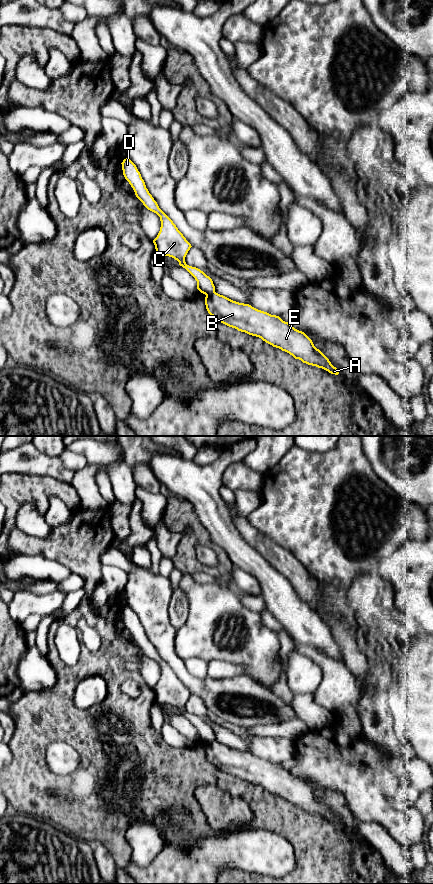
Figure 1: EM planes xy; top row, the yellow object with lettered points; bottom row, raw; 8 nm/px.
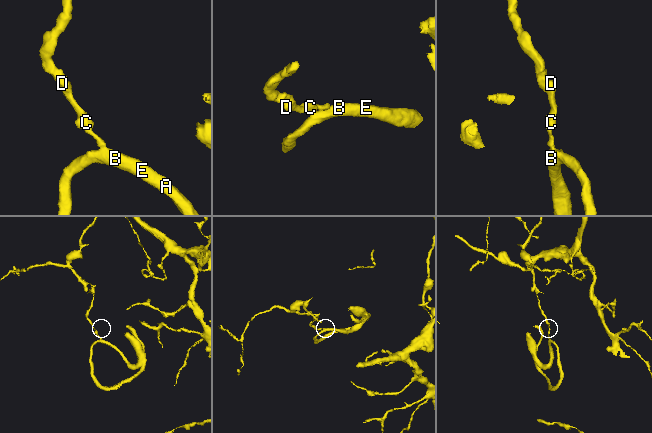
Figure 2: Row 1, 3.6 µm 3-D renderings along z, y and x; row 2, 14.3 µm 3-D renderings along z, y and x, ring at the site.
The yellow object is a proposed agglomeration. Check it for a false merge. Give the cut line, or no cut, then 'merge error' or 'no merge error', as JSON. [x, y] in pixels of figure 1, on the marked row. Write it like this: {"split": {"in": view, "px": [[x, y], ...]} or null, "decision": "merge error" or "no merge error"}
{"split": {"in": "xy", "px": [[214, 291], [206, 295]]}, "decision": "merge error"}

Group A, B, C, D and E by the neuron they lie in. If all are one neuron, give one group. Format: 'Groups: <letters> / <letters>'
Groups: A B E / C D

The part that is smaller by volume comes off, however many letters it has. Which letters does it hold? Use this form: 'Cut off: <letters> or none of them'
Cut off: A, B, E

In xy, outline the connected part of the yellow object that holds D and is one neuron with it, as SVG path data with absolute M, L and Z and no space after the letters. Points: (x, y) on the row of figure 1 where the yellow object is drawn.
M128 158L124 159L121 164L123 175L133 188L136 197L148 210L156 213L160 217L160 231L153 240L156 253L177 260L179 265L185 268L195 278L197 281L197 289L201 293L205 295L214 293L215 286L212 279L200 269L186 264L185 257L192 247L191 244L178 230L173 221L159 208L157 202L146 188L145 182L136 165Z

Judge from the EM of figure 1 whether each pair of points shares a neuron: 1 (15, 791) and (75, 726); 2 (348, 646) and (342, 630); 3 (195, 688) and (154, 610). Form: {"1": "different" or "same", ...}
{"1": "same", "2": "same", "3": "same"}

